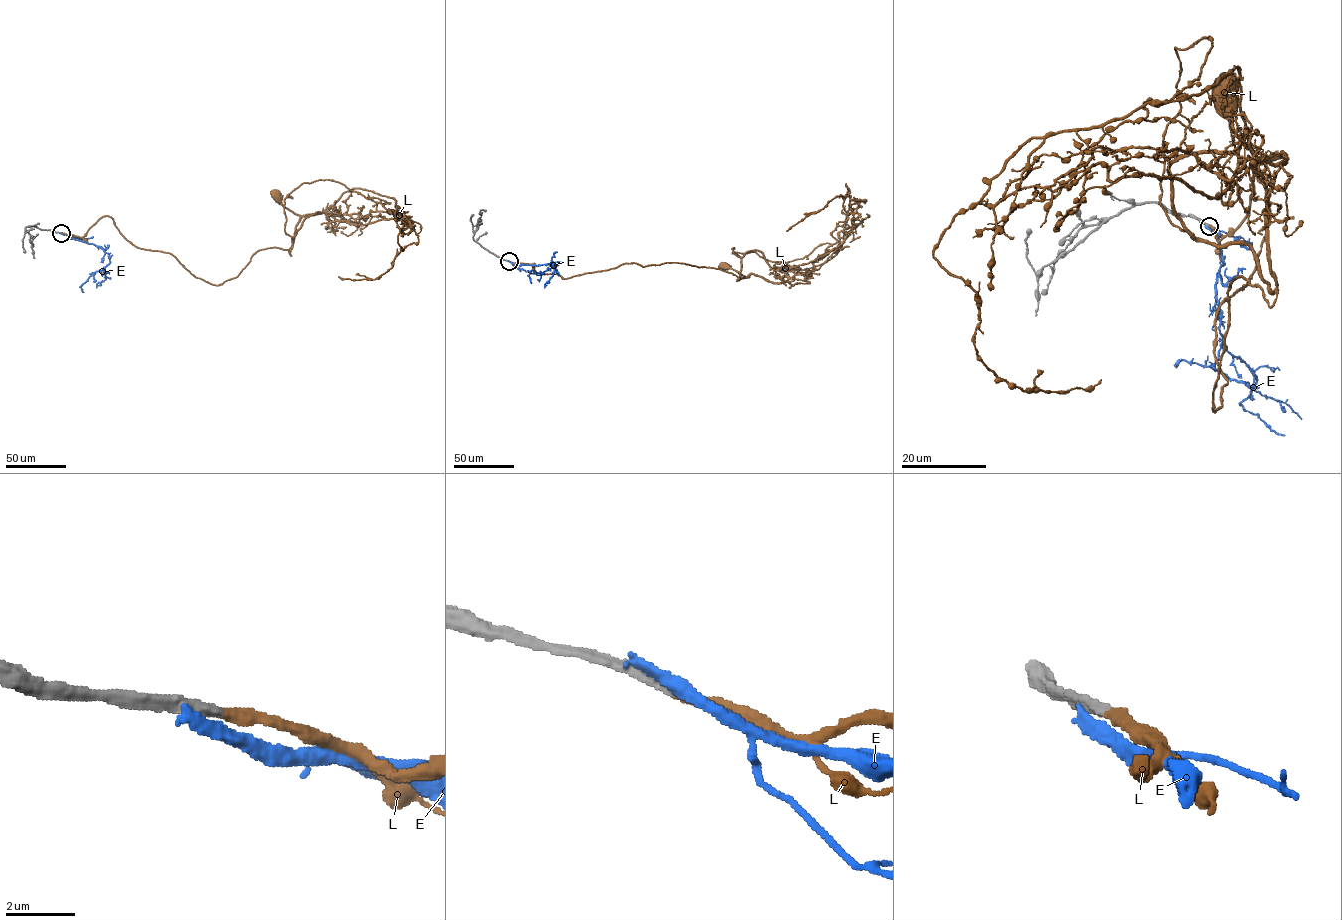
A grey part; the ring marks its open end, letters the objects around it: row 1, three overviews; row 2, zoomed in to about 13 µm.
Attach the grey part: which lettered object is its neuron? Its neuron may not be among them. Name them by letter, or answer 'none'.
L

